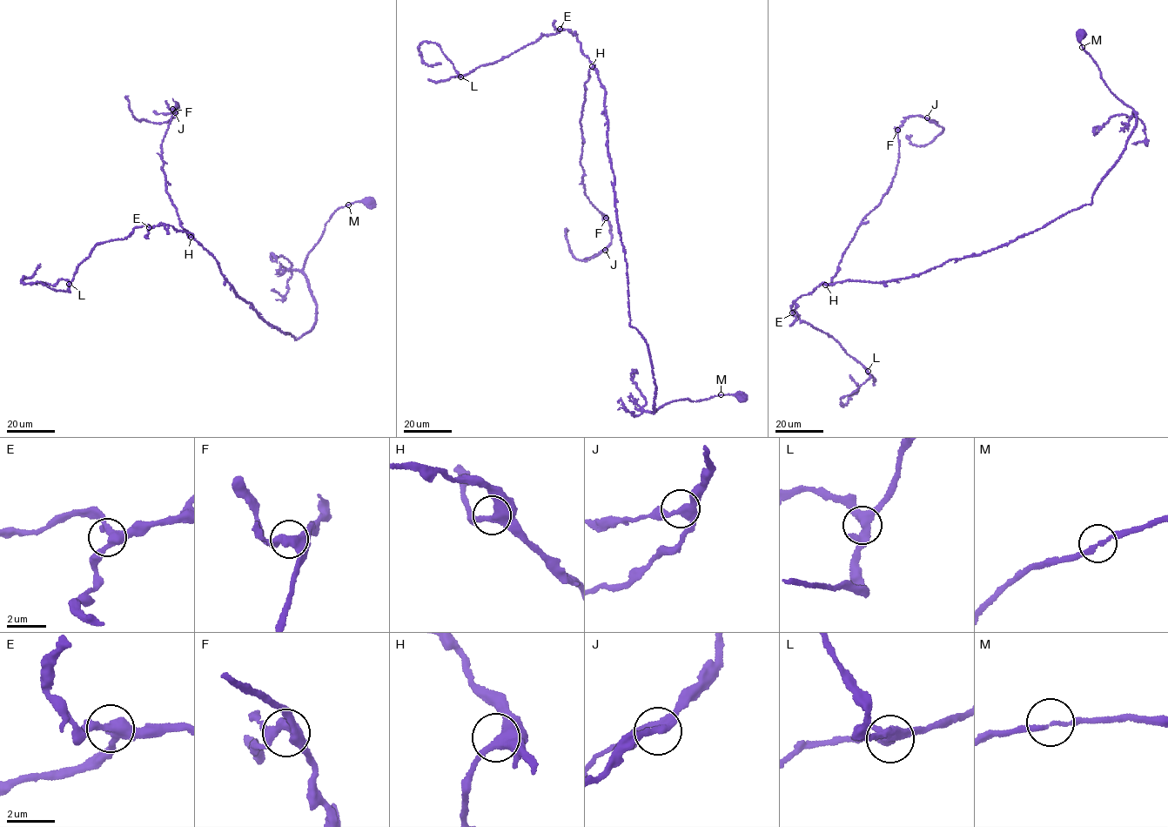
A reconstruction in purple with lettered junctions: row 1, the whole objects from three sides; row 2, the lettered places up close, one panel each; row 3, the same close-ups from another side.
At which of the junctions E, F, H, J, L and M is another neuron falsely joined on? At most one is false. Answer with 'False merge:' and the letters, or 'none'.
False merge: none

